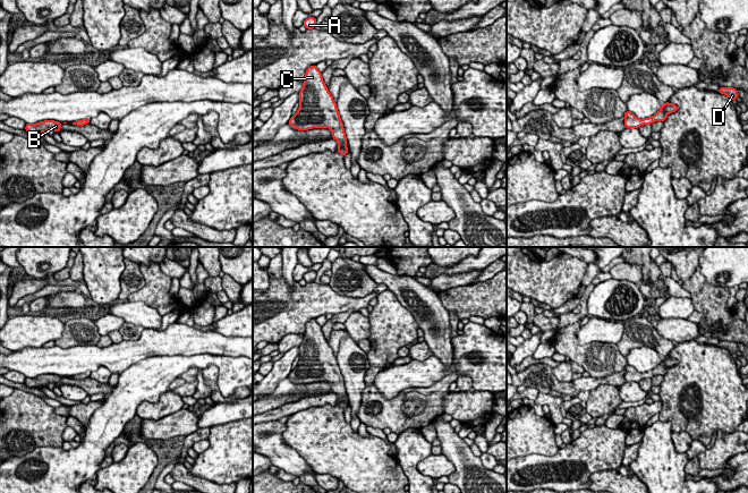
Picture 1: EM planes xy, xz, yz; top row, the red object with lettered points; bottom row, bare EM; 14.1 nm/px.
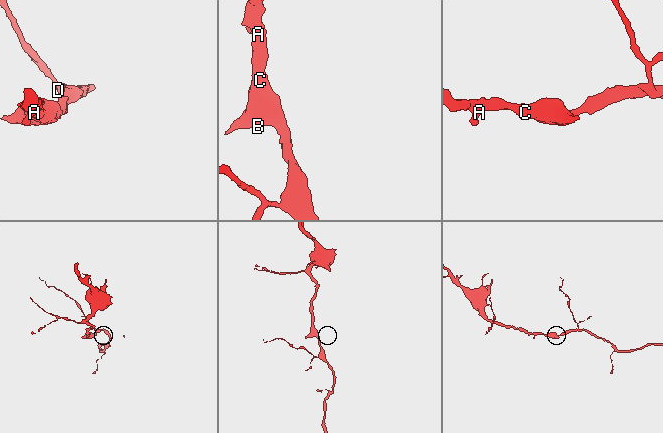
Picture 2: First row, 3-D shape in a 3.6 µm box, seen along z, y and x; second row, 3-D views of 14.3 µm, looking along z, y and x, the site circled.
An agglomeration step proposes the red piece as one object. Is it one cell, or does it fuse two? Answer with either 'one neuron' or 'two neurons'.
one neuron

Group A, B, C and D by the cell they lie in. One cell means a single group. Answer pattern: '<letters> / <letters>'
A B C D

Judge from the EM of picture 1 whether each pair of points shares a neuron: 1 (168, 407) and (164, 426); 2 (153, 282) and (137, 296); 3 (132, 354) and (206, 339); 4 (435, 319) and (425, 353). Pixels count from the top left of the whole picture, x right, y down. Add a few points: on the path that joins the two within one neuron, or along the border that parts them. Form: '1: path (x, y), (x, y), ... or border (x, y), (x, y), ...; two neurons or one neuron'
1: border (181, 408), (156, 419), (143, 419); two neurons
2: path (150, 286), (141, 295); one neuron
3: path (150, 345), (188, 341); one neuron
4: border (424, 340), (433, 354); two neurons

